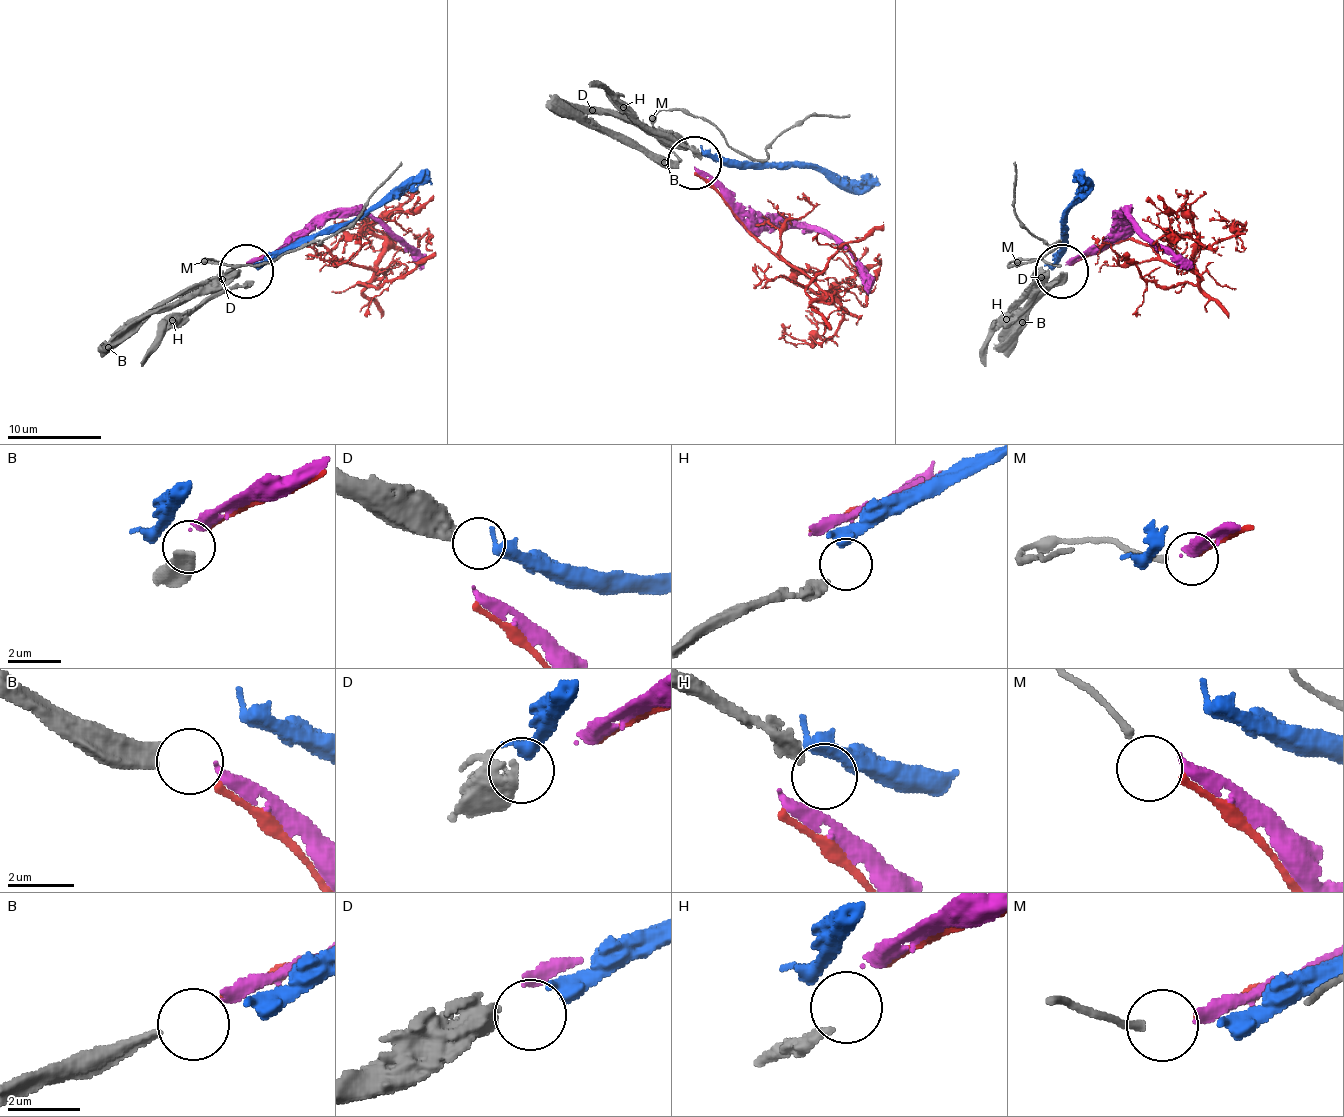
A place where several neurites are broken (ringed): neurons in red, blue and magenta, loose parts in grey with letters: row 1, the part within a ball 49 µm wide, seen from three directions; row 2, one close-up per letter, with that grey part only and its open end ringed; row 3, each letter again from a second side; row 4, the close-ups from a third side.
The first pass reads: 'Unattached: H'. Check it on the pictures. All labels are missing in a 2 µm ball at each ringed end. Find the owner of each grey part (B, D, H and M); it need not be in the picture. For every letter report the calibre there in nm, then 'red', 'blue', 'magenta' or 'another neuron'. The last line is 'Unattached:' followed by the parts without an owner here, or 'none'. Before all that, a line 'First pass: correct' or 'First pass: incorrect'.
First pass: correct
B: 380 nm | magenta
D: 550 nm | blue
H: 320 nm | another neuron
M: 220 nm | red
Unattached: H

